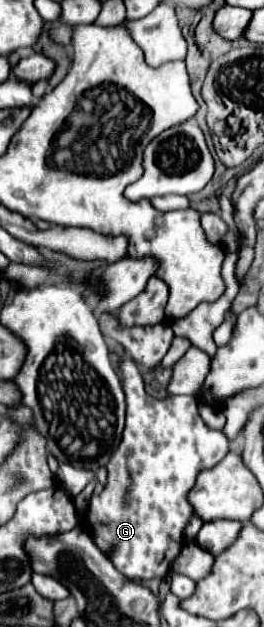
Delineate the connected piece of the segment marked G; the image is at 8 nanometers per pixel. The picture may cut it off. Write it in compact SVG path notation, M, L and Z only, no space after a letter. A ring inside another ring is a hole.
M120 344L114 346L116 356L120 358L120 372L124 380L126 392L126 428L124 438L116 452L112 454L108 468L108 484L104 492L92 496L90 512L86 524L90 524L92 538L100 550L112 548L110 560L120 574L130 580L150 580L150 578L164 578L174 558L180 554L184 546L184 530L194 516L194 508L188 500L188 492L196 484L196 476L202 470L214 468L230 450L228 438L220 430L212 430L204 424L198 412L196 396L168 396L168 400L156 400L146 394L142 376L134 360L130 360Z

